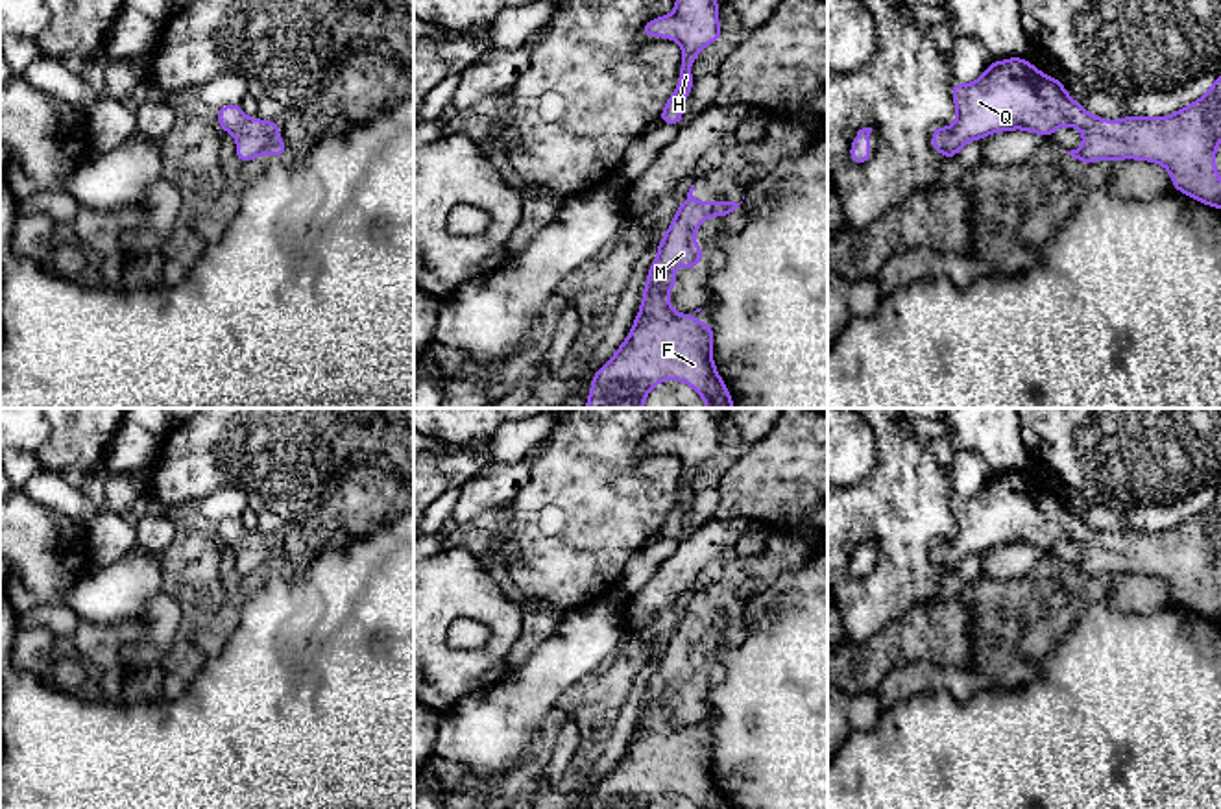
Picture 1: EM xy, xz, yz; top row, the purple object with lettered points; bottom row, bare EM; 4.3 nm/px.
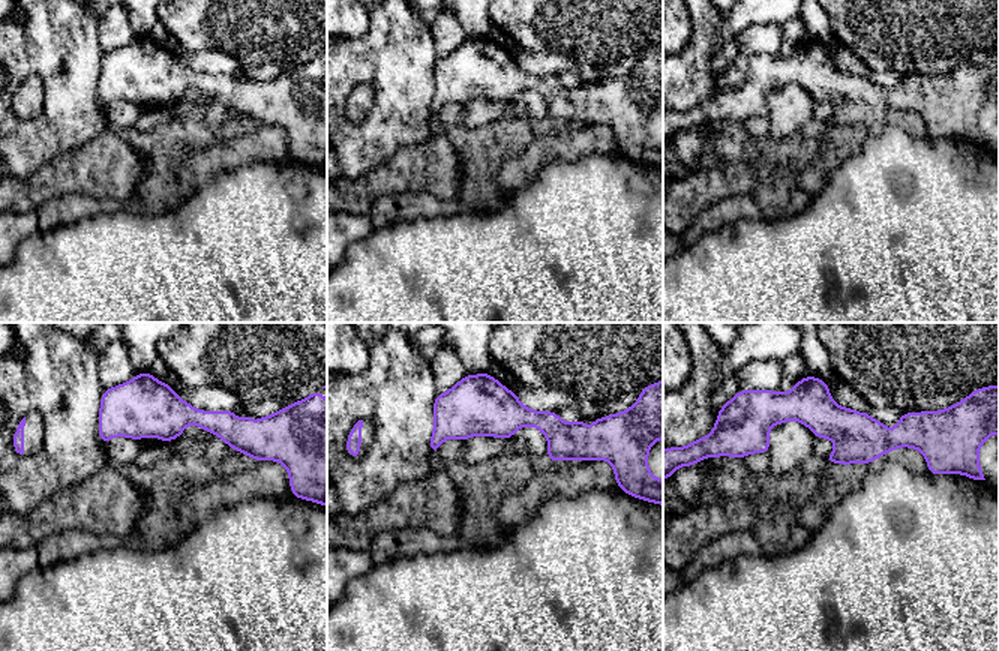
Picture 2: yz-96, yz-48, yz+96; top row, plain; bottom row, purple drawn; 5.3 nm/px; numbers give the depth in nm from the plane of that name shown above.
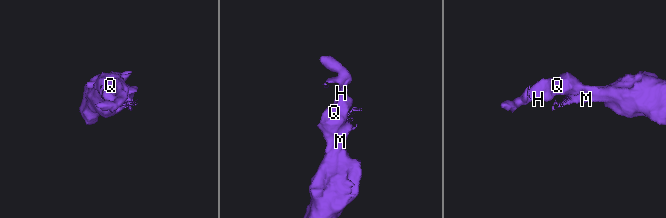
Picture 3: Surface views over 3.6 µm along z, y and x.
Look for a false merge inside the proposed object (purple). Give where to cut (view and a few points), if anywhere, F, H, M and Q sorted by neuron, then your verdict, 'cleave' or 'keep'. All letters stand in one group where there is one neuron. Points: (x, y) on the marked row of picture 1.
no cut; F H M Q; keep

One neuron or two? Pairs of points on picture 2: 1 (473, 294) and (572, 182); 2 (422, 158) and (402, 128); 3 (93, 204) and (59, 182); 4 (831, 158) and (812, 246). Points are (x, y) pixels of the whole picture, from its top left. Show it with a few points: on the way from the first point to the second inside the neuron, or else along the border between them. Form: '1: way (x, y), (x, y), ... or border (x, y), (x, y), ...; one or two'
1: way (501, 266), (557, 210); one
2: border (429, 135), (417, 144), (399, 147), (381, 161); two
3: border (113, 197), (56, 195), (44, 203); two
4: border (846, 155), (830, 173), (827, 183), (813, 197); two

